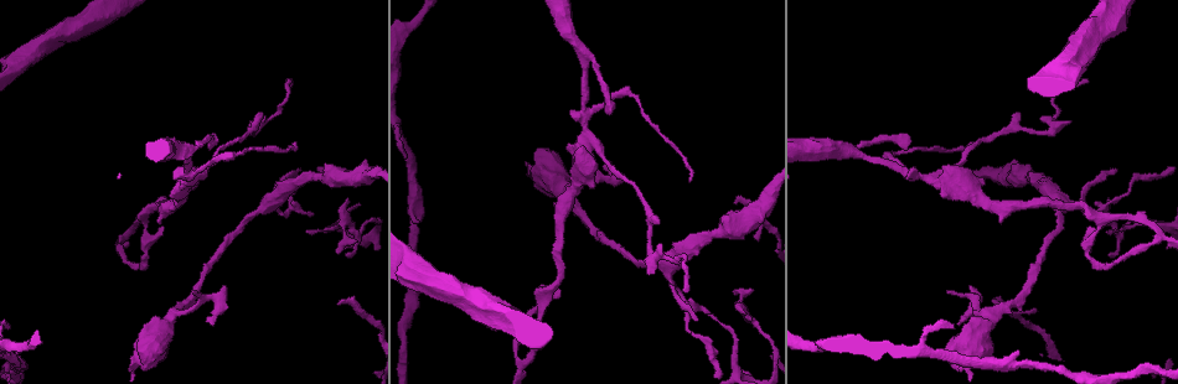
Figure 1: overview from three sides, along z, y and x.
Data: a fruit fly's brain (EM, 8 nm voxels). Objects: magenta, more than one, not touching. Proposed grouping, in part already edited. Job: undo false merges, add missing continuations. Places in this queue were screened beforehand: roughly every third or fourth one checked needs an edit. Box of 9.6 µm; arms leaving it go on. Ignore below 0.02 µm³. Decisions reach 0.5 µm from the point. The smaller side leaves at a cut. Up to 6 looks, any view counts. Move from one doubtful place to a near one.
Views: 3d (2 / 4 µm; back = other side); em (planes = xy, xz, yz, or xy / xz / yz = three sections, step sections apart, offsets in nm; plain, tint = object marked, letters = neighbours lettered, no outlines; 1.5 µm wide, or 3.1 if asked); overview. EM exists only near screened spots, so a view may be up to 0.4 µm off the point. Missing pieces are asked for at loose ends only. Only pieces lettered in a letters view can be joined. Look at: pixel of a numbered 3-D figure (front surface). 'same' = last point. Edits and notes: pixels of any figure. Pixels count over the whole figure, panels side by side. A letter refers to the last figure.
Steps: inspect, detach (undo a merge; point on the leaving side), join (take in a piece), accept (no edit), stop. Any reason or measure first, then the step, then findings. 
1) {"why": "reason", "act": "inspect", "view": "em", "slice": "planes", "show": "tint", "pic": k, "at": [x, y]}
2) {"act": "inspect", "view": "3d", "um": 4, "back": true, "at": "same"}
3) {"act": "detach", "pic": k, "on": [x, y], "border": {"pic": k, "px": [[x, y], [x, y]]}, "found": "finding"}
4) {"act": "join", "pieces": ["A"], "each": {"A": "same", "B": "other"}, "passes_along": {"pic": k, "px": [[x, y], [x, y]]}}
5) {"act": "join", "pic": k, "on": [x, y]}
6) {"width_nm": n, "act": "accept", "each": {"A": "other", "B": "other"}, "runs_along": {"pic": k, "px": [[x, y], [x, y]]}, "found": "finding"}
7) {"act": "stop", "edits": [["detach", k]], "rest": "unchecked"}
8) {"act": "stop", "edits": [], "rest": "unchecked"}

{"why": "an open end", "act": "inspect", "view": "em", "slice": "planes", "show": "letters", "pic": 1, "at": [212, 324]}

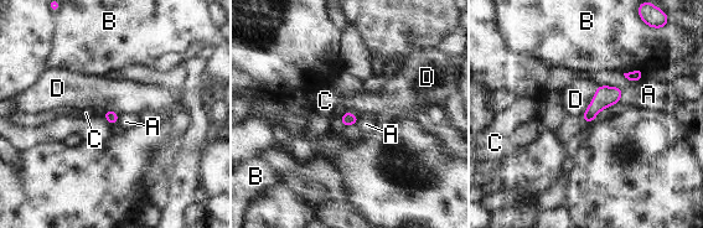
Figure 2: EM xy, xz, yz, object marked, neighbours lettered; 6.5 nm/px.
{"act": "join", "pieces": ["C"], "each": {"A": "other", "B": "other", "C": "same", "D": "other"}, "passes_along": {"pic": 2, "px": [[605, 96], [583, 119], [567, 128]]}, "found": "it goes on there"}

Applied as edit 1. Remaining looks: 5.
{"why": "thin neck", "act": "inspect", "view": "3d", "um": 2, "pic": 1, "at": [191, 174]}

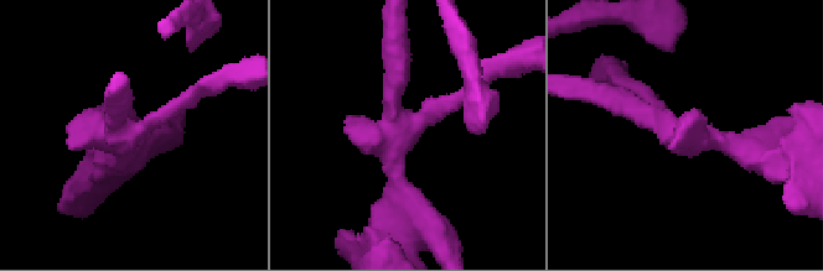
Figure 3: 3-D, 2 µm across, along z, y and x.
{"arms": 3, "why": "now the EM", "act": "inspect", "view": "em", "slice": "planes", "show": "letters", "pic": 3, "at": [123, 135]}

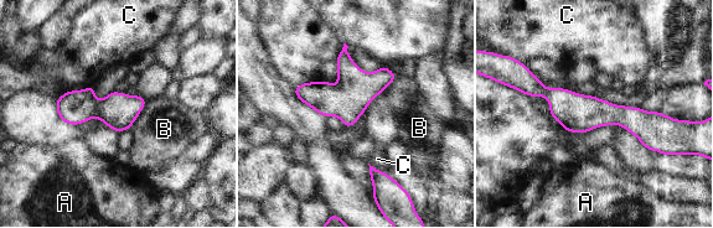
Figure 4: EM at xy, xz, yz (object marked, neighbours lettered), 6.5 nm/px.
{"act": "accept", "each": {"A": "other", "B": "other", "C": "other"}, "runs_along": {"pic": 4, "px": [[523, 87], [575, 113], [667, 123]]}, "found": "one cell here"}

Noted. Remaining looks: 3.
{"why": "branch stops here", "act": "inspect", "view": "3d", "um": 2, "pic": 1, "at": [759, 241]}

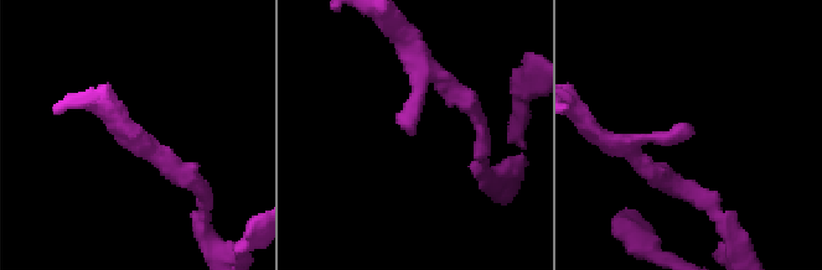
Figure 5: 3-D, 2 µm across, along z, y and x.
{"act": "inspect", "view": "em", "slice": "yz", "step": 8, "show": "letters", "pic": 5, "at": [416, 132]}

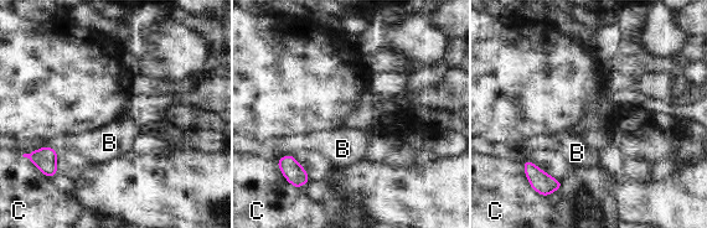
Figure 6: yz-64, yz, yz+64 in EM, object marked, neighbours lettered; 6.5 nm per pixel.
{"why": "another direction", "act": "inspect", "view": "em", "slice": "planes", "show": "letters", "at": "same"}

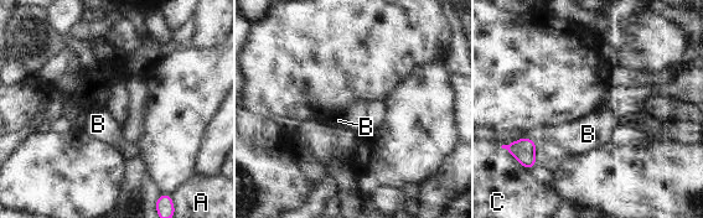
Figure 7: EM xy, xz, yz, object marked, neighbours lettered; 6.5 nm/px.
{"act": "accept", "each": {"A": "other", "B": "other", "C": "other"}, "found": "none of them fits"}

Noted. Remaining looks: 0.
{"act": "stop", "edits": [["join", 2]], "rest": "unchecked"}

